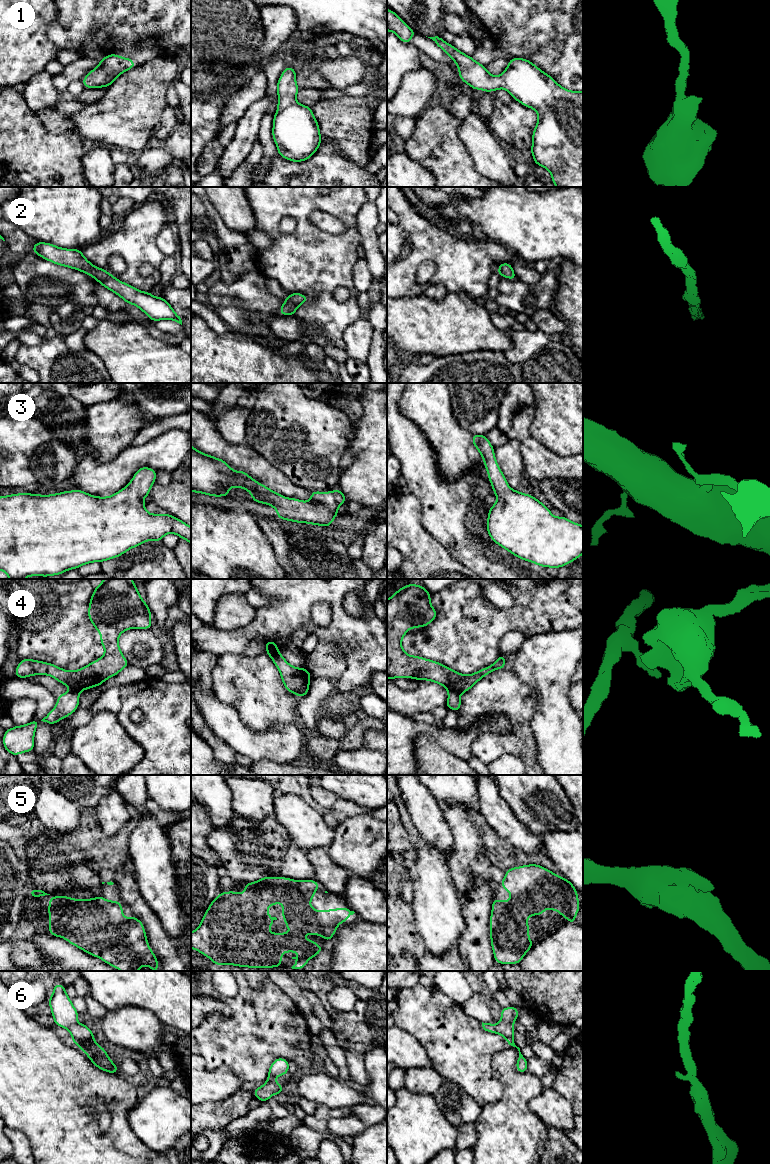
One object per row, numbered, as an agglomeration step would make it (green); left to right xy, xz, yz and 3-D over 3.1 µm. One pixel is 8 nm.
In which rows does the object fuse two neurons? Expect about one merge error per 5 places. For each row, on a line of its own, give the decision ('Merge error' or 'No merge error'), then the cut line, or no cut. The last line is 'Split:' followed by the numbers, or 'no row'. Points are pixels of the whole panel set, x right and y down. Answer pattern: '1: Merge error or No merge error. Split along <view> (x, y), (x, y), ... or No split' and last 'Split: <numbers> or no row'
1: No merge error. No split
2: No merge error. No split
3: No merge error. No split
4: Merge error. Split along yz (448, 690), (453, 690), (459, 695)
5: No merge error. No split
6: No merge error. No split
Split: 4

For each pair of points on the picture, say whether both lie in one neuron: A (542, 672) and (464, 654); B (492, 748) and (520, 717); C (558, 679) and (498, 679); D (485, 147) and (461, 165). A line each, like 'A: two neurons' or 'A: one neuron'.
A: two neurons
B: one neuron
C: two neurons
D: two neurons

